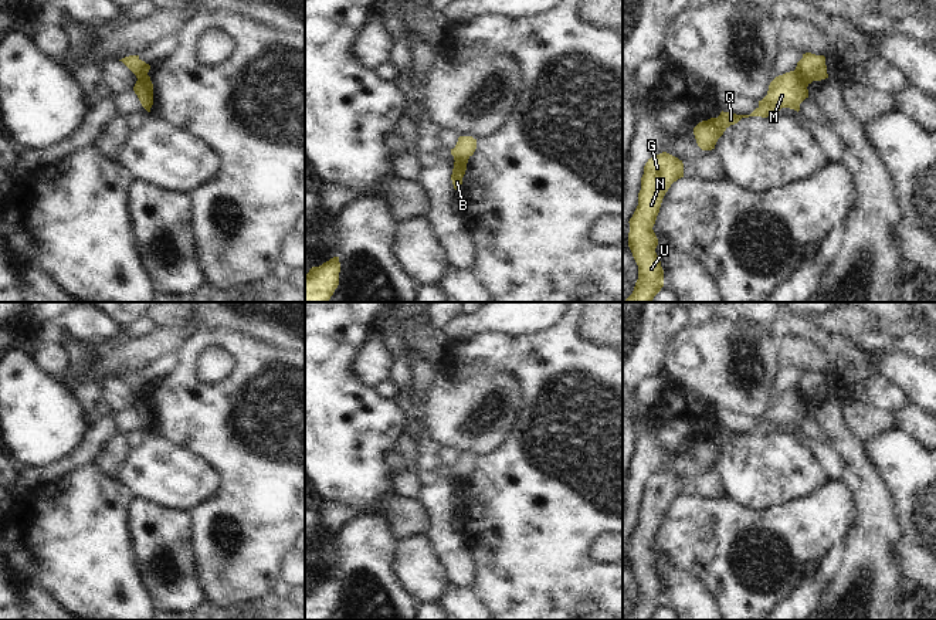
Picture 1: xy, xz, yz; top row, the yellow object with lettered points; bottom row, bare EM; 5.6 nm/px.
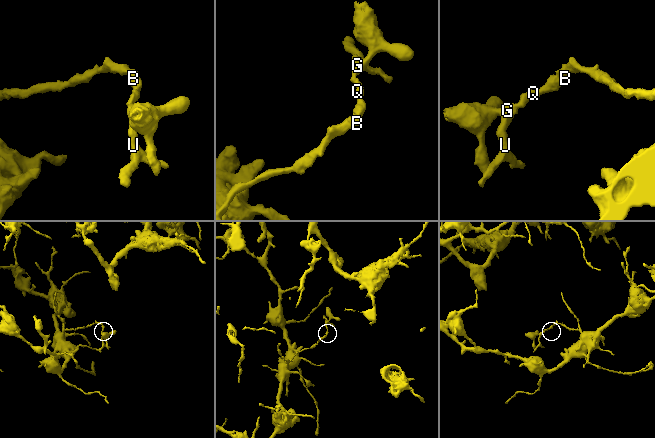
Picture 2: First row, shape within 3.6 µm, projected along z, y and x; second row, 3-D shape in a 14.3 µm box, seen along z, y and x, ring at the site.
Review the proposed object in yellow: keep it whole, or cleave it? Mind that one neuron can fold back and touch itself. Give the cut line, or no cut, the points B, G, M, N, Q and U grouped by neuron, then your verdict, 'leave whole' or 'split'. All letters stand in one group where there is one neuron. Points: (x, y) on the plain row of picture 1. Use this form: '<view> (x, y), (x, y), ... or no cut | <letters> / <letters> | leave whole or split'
yz (794, 388), (807, 402) | B / G M N Q U | split

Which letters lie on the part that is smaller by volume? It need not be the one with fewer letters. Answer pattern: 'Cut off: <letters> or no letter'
Cut off: G, M, N, Q, U

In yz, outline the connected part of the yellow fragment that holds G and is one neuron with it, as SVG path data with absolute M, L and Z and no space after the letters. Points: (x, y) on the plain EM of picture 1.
M667 470L648 477L644 484L638 524L628 539L628 565L638 583L638 597L625 620L652 620L664 604L664 587L655 570L658 556L652 545L665 511L681 495L682 478Z

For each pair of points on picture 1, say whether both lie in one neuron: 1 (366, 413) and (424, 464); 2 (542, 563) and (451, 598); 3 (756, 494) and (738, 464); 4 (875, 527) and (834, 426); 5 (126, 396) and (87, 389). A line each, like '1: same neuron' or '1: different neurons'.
1: different neurons
2: different neurons
3: same neuron
4: same neuron
5: different neurons

